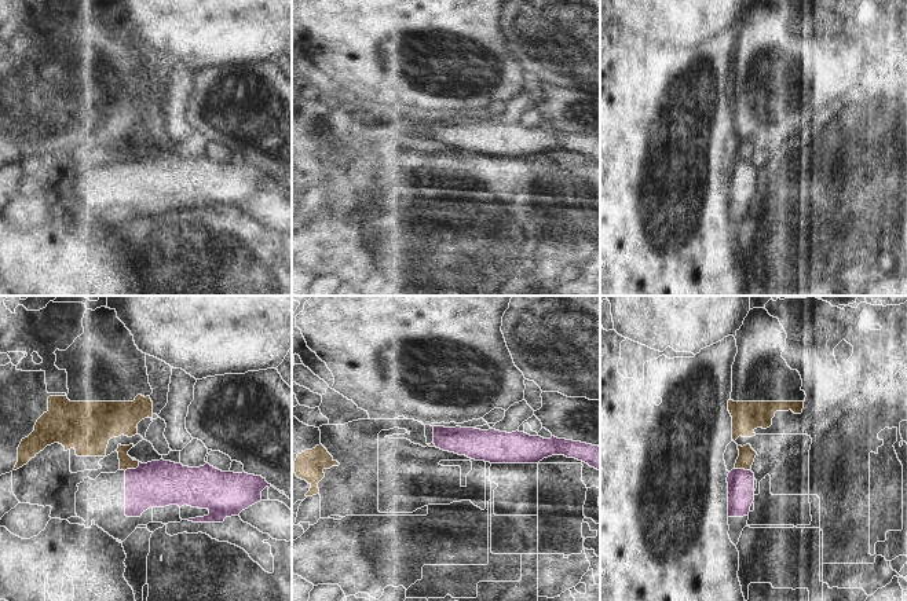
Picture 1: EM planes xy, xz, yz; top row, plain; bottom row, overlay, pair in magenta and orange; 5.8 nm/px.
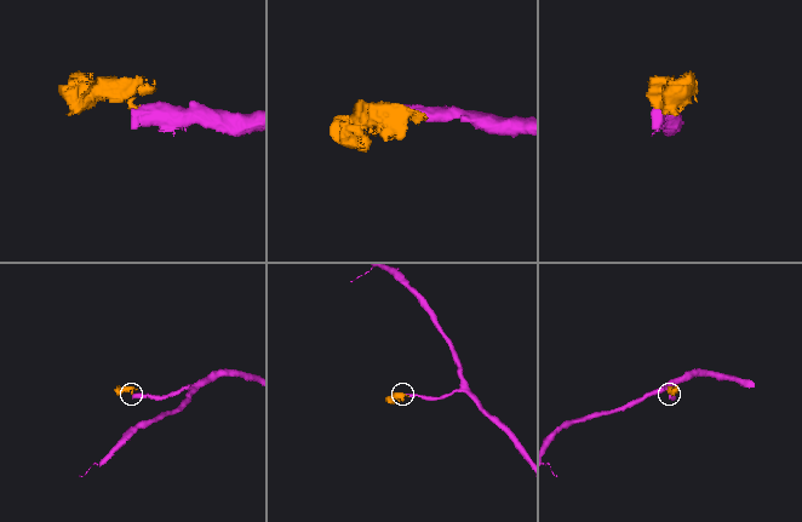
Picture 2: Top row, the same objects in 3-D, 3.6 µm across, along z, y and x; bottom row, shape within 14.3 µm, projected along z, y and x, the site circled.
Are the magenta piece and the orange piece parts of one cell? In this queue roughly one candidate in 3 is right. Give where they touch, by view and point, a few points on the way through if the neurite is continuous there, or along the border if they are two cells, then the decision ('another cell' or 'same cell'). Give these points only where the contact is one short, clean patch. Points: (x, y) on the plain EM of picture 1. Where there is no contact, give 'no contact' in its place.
contact xy (132, 161); border xy (139, 154), (135, 160), (125, 162); another cell

